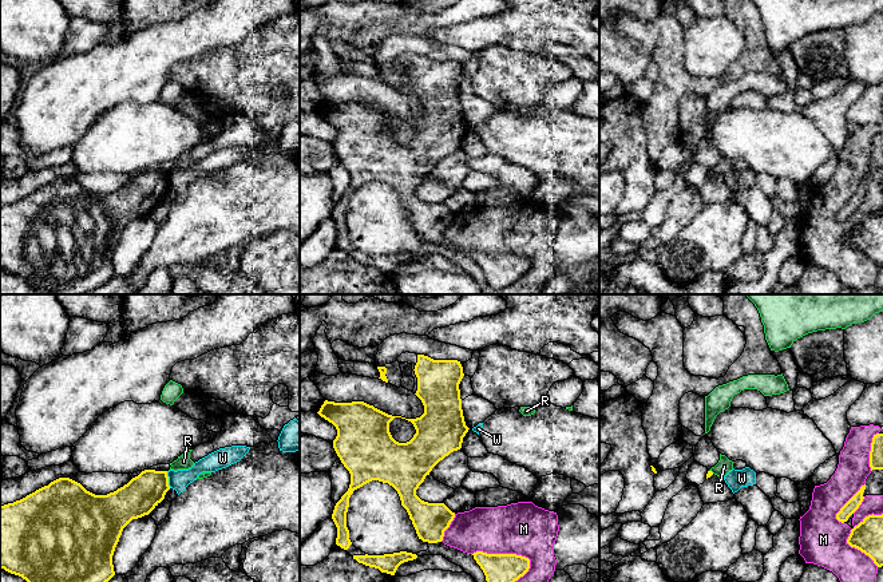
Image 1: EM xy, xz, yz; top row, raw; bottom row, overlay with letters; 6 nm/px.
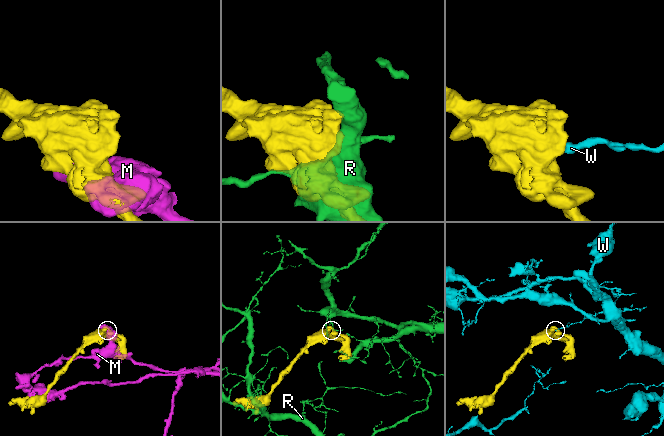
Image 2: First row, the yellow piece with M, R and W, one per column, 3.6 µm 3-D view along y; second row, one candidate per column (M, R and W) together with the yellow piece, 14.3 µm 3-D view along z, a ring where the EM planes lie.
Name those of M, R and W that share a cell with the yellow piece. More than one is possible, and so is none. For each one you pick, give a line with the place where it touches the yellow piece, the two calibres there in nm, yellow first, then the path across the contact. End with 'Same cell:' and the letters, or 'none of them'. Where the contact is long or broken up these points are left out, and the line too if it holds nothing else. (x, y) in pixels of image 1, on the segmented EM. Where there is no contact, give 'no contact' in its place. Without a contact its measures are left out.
Same cell: none of them

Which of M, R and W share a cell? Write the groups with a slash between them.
M / R / W

